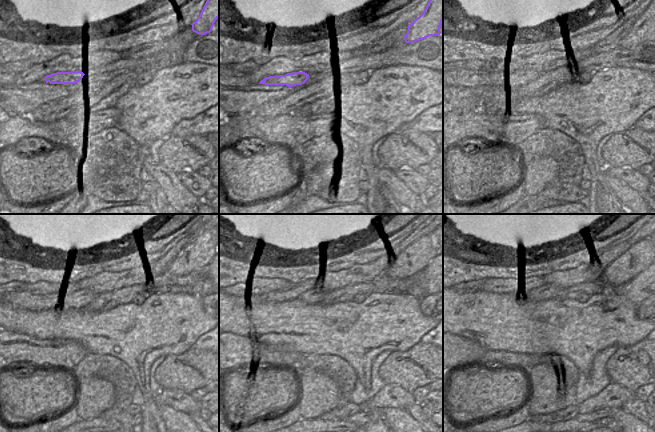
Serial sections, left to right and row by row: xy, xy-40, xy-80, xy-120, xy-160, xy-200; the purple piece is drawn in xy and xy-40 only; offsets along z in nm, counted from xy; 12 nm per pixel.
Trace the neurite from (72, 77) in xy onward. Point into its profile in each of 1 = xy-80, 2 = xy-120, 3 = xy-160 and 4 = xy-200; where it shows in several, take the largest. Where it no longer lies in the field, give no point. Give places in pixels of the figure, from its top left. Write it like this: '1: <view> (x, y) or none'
1: xy-80 (521, 78)
2: xy-120 (79, 300)
3: xy-160 (305, 291)
4: xy-200 (547, 291)

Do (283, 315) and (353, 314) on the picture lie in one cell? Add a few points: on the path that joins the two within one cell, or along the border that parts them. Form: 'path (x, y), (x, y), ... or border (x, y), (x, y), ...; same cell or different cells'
path (300, 316), (336, 316); same cell

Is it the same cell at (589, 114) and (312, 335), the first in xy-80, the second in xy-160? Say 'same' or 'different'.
same

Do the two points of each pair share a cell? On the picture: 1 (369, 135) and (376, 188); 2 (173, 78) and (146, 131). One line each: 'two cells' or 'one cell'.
1: one cell
2: one cell

